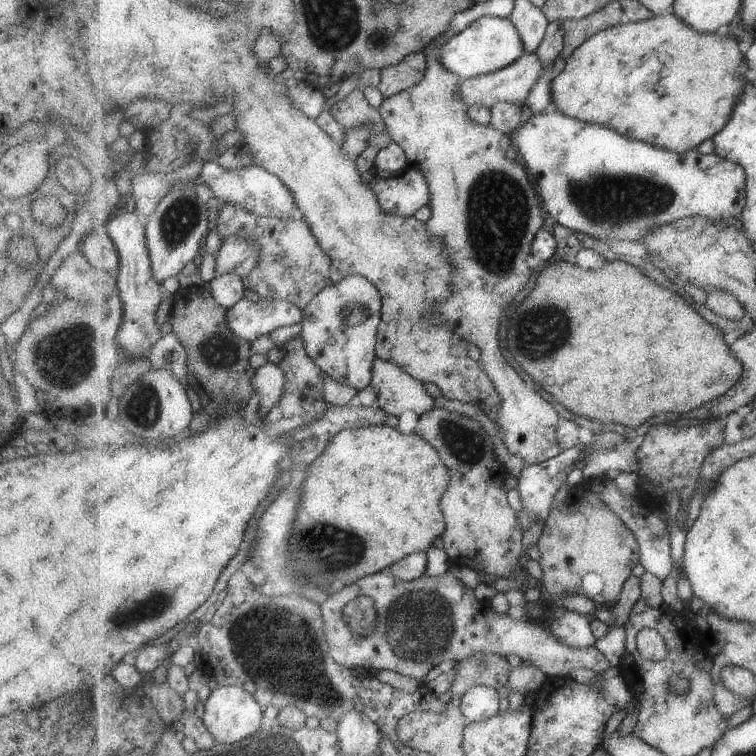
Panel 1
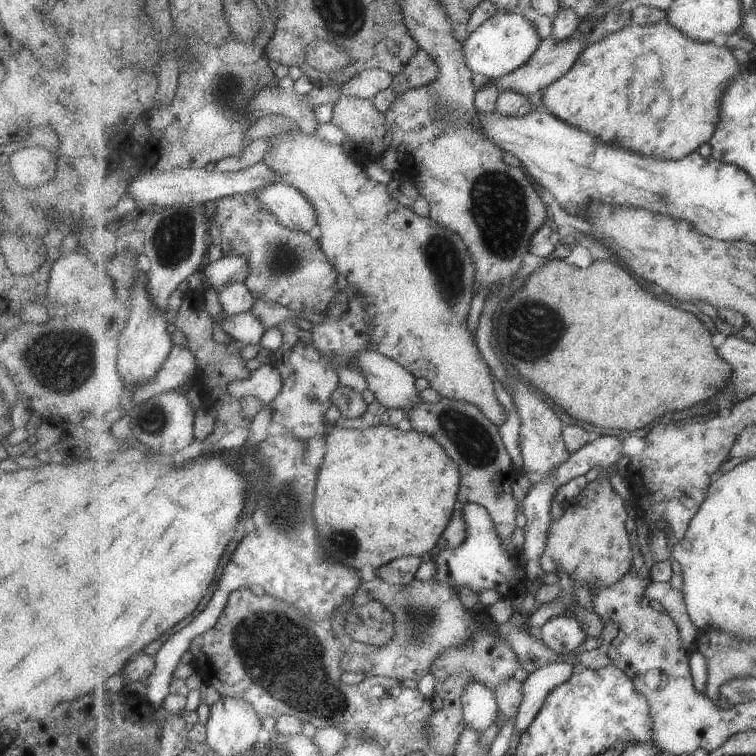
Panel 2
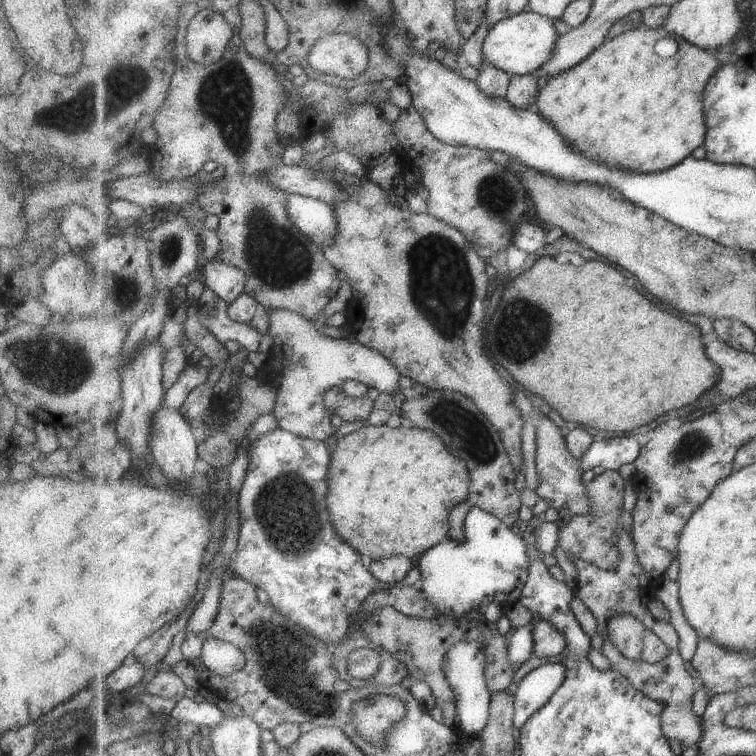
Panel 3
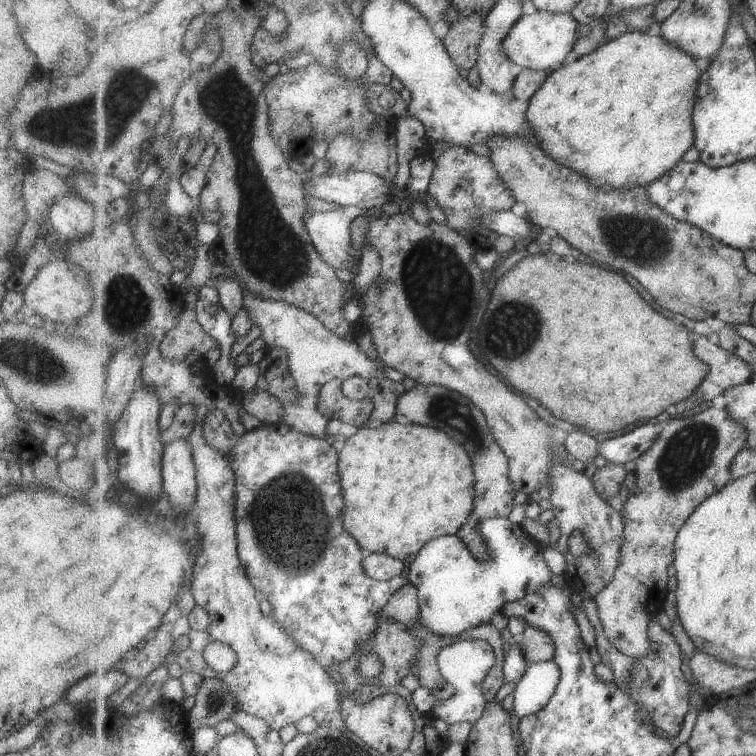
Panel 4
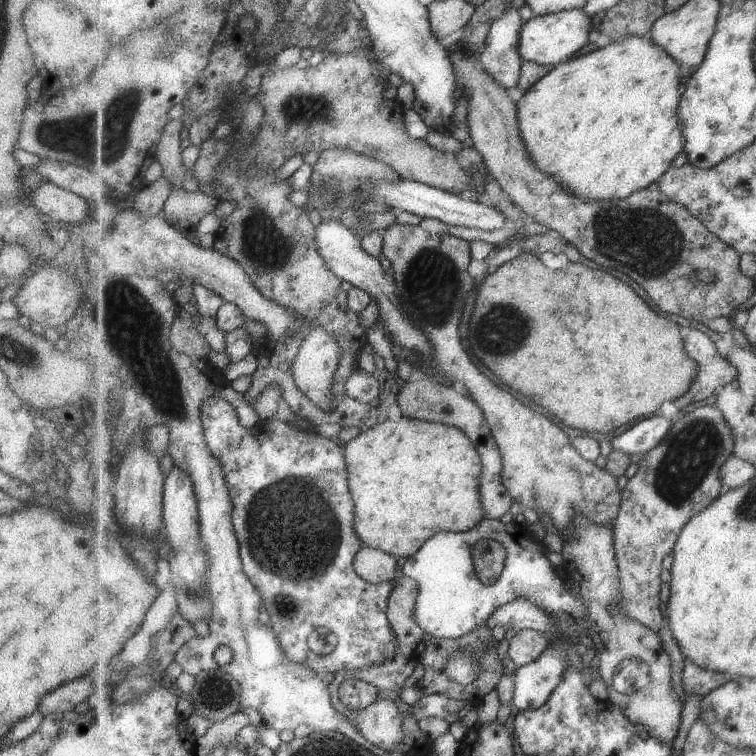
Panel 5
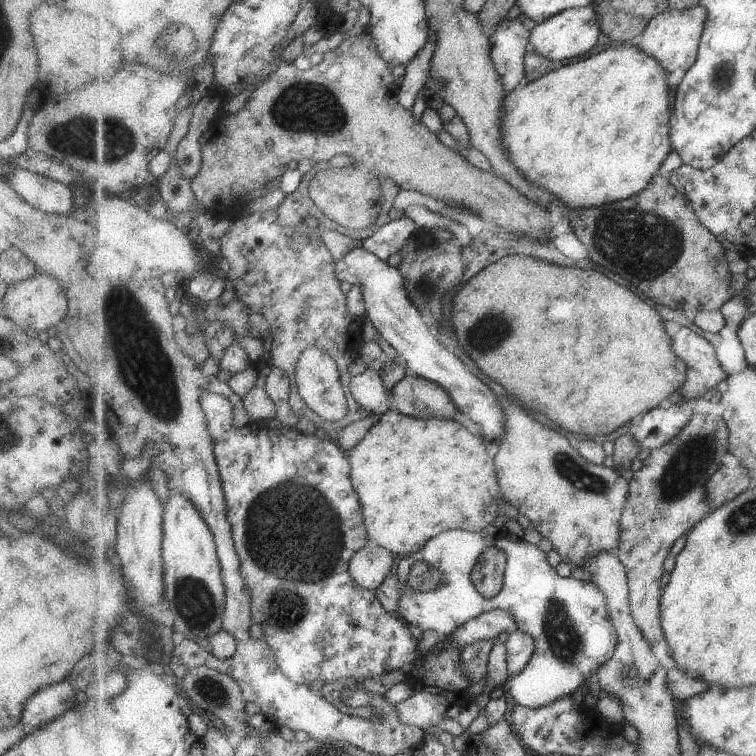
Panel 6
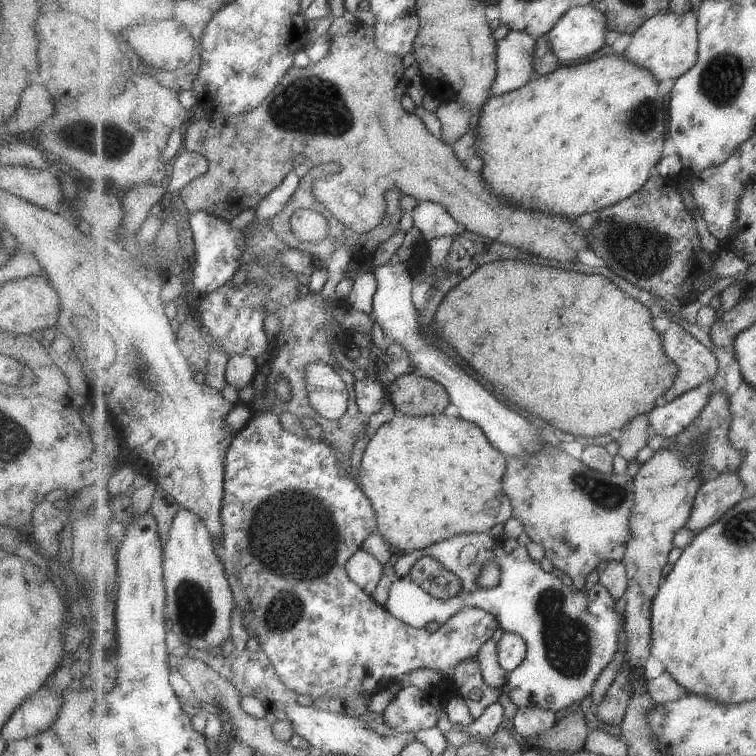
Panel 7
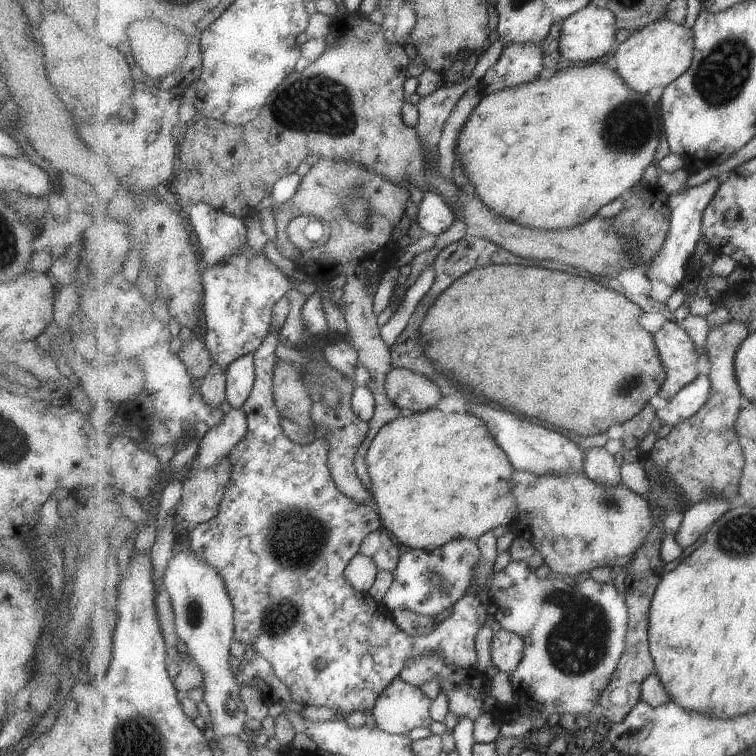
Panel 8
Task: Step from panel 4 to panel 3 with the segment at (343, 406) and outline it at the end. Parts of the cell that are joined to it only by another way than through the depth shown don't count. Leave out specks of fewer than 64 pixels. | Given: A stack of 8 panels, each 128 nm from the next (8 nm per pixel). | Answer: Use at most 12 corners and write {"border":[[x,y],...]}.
{"border":[[343,386],[327,390],[322,405],[344,421],[367,420],[375,401],[349,396]]}

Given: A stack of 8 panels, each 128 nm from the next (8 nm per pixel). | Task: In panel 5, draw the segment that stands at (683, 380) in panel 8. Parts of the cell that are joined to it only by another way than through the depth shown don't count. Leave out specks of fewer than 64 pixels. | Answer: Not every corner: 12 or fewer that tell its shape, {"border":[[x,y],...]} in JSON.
{"border":[[691,329],[687,354],[699,374],[673,401],[680,411],[735,382],[739,367],[705,332]]}

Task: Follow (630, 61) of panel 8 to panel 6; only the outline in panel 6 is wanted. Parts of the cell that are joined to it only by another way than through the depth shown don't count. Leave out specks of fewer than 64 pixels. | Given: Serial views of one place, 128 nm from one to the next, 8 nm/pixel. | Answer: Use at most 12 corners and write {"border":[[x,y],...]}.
{"border":[[703,4],[658,14],[637,48],[669,72],[698,60]]}

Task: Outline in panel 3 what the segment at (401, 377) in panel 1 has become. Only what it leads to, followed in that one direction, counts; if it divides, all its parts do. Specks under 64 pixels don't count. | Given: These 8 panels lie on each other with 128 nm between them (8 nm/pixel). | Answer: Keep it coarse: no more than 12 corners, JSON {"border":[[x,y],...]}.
{"border":[[265,310],[281,367],[279,428],[334,436],[322,405],[333,386],[401,390],[399,368],[313,320]]}

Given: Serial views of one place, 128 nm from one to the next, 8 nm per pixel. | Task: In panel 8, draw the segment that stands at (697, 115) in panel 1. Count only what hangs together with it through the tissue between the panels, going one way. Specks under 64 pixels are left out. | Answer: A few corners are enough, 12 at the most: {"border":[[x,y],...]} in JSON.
{"border":[[593,61],[484,95],[455,164],[573,228],[643,180],[659,101]]}

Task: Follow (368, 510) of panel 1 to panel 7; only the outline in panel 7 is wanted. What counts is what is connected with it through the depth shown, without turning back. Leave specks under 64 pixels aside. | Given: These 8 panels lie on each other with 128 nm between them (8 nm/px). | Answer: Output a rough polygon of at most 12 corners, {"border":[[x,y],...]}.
{"border":[[397,413],[355,479],[405,553],[514,516],[475,422]]}

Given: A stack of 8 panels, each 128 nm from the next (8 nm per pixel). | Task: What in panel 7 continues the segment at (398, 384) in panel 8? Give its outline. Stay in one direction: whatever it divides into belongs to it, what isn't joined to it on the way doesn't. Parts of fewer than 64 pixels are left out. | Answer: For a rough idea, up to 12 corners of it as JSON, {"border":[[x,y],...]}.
{"border":[[420,373],[396,377],[398,413],[441,414],[452,402],[443,384]]}

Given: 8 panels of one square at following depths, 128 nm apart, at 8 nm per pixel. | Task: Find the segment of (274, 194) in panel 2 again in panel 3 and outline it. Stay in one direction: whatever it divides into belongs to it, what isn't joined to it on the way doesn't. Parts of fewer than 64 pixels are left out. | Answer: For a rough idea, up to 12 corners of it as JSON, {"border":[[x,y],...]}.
{"border":[[287,193],[287,214],[323,250],[339,234],[335,208]]}

